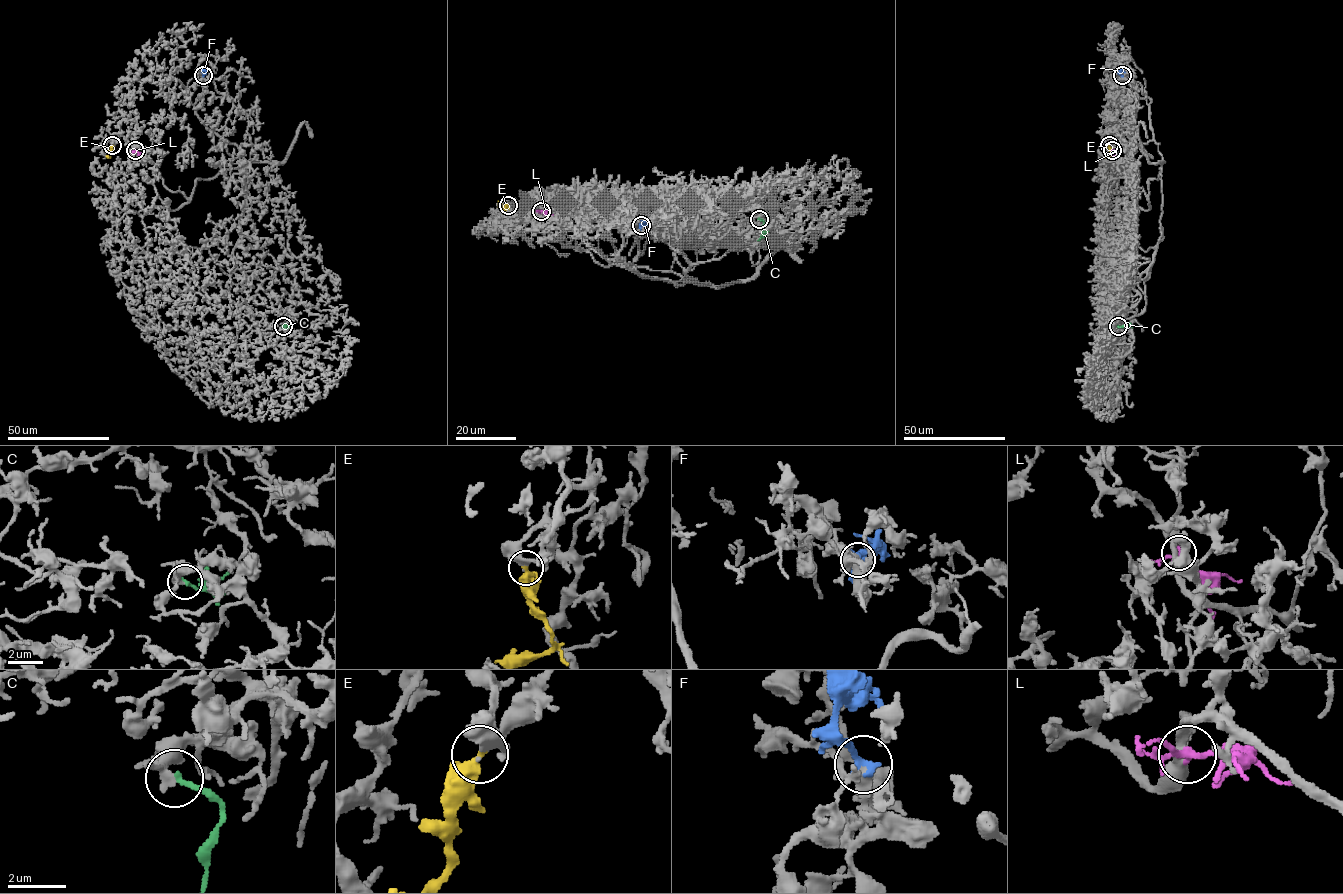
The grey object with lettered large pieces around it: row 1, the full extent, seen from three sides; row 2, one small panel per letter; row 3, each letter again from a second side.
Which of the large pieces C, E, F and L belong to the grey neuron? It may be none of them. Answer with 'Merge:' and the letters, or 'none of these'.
Merge: E, F

